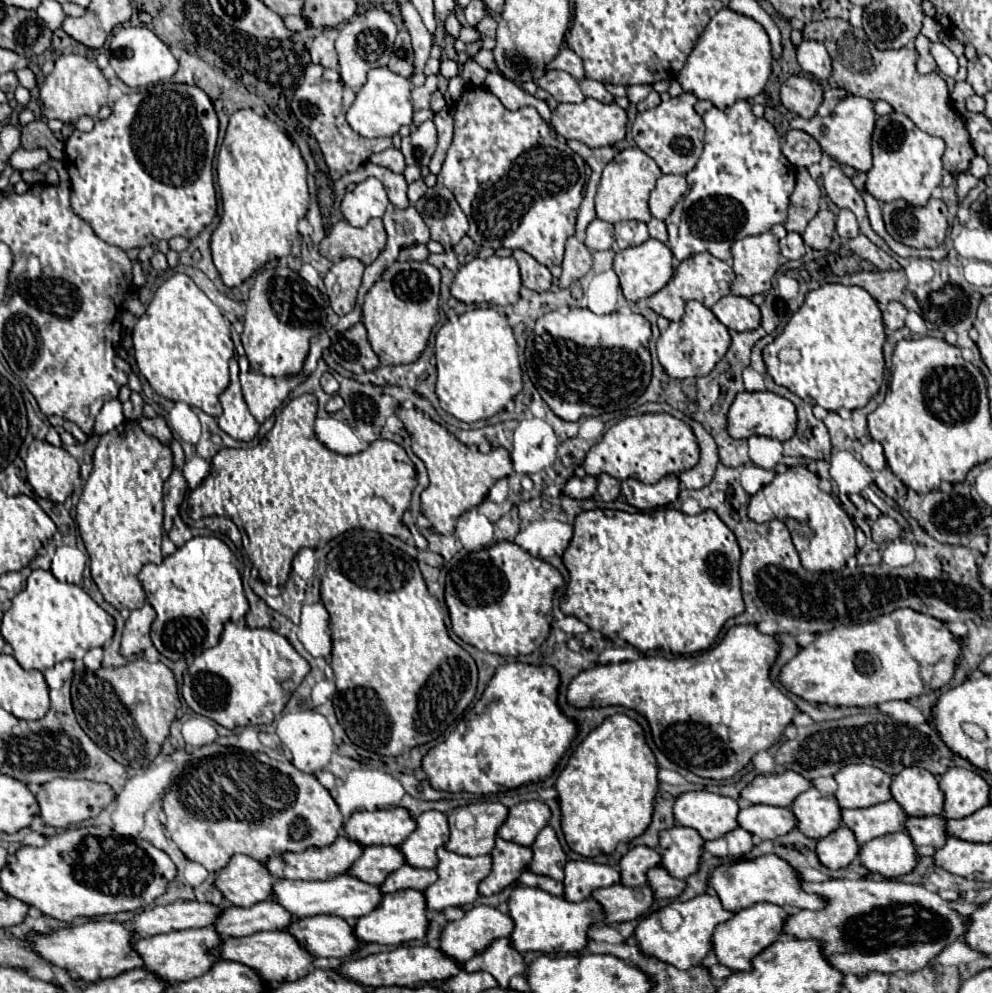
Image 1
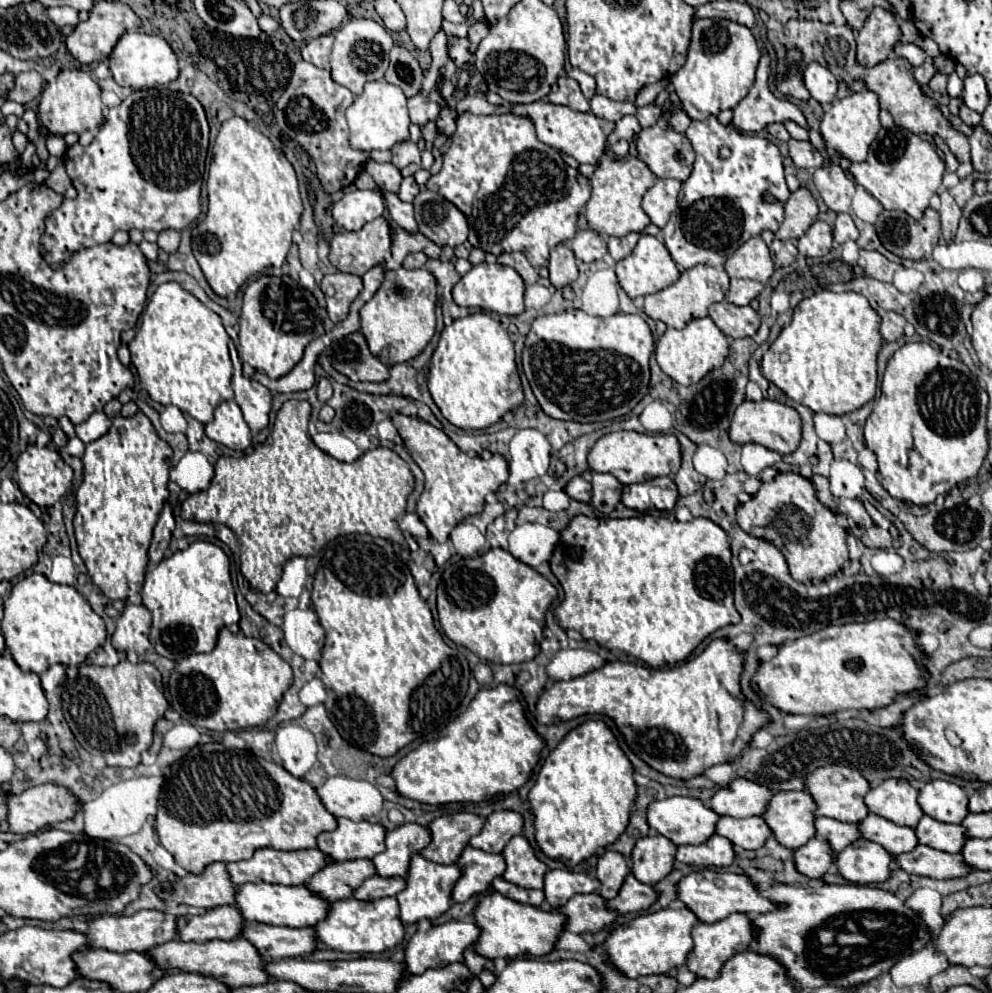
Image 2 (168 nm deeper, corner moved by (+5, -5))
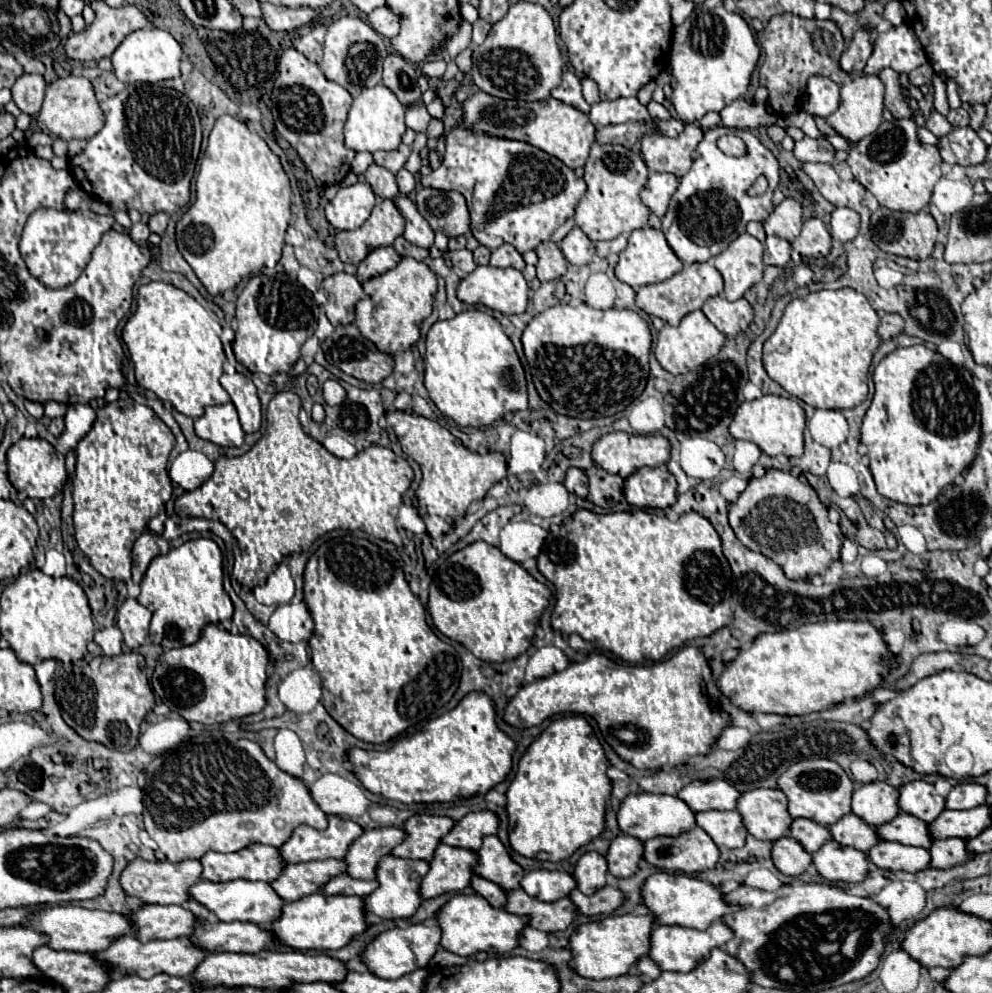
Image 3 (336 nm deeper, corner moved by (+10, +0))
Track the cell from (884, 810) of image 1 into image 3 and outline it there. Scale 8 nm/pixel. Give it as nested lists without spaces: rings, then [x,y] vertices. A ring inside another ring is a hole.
[[[795,819],[789,835],[795,837],[797,841],[801,841],[809,853],[815,853],[821,845],[825,845],[827,841],[833,839],[833,837],[829,837],[829,827],[817,825],[815,821],[805,821],[805,819]]]

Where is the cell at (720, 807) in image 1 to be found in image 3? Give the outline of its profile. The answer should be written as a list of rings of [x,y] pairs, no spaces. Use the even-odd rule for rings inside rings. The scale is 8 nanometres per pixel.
[[[653,793],[629,795],[627,799],[623,799],[619,813],[617,813],[617,821],[625,835],[633,835],[643,841],[661,837],[661,835],[679,837],[681,833],[687,833],[689,829],[697,827],[695,811],[691,811],[689,805],[685,805],[685,801],[681,801],[679,797],[673,797],[673,795],[653,795]]]

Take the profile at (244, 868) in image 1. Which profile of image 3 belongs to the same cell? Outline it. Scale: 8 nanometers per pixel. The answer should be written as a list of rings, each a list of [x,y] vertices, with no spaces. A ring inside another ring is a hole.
[[[135,859],[127,865],[127,869],[121,875],[121,885],[127,895],[139,897],[143,903],[157,903],[157,905],[183,905],[189,901],[189,889],[201,881],[201,861],[199,859],[187,859],[181,863],[171,861],[145,861]]]

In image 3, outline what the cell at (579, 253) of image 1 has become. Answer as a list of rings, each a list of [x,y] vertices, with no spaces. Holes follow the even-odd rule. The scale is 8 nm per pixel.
[[[543,241],[543,243],[537,247],[537,255],[539,255],[537,279],[539,279],[541,283],[559,279],[559,277],[567,271],[567,267],[569,267],[565,255],[563,255],[561,249],[557,247],[557,243],[553,243],[553,241]]]

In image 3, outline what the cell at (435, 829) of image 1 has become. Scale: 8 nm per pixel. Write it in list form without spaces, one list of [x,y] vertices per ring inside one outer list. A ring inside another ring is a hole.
[[[379,827],[365,831],[345,855],[347,873],[355,879],[375,879],[377,861],[389,855],[407,837],[403,827]]]

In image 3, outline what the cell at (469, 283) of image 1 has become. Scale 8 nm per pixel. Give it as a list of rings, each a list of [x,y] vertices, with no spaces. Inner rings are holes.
[[[479,265],[473,273],[469,273],[465,279],[461,279],[461,283],[457,287],[457,297],[469,305],[481,303],[489,309],[501,311],[503,315],[513,315],[513,313],[523,313],[527,309],[527,301],[529,301],[527,291],[529,291],[529,287],[527,287],[527,281],[523,279],[521,271],[511,269],[511,267],[499,269],[493,265]]]

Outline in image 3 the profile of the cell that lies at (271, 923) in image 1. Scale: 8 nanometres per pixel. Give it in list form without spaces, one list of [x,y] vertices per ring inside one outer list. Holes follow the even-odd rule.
[[[145,905],[141,911],[133,913],[131,919],[137,925],[137,937],[141,941],[189,937],[193,925],[199,923],[189,909],[179,905]]]

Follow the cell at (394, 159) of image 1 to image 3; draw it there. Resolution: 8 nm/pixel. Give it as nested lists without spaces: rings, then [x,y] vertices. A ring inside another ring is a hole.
[[[369,165],[369,169],[365,171],[365,179],[367,183],[371,185],[373,193],[375,195],[381,195],[385,199],[393,199],[399,195],[397,191],[397,181],[395,181],[395,175],[389,173],[385,167],[381,165]]]

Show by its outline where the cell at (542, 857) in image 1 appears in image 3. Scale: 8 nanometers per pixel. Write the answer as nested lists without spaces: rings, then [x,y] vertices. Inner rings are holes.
[[[489,835],[483,839],[483,847],[479,849],[479,865],[475,873],[511,891],[521,889],[521,877],[525,875],[525,869],[511,859],[497,835]]]

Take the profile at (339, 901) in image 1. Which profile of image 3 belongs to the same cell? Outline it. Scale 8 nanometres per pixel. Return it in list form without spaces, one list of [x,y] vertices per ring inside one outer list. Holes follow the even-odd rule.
[[[201,879],[191,887],[191,897],[199,903],[203,903],[209,911],[213,911],[221,921],[251,921],[257,925],[269,925],[273,917],[277,917],[277,909],[285,905],[277,893],[273,893],[273,887],[263,881],[245,881],[245,879],[235,879],[227,883],[213,883]]]

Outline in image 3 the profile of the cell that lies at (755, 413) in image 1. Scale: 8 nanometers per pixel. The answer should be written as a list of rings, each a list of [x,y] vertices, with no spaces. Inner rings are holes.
[[[763,395],[755,401],[745,401],[739,405],[731,425],[729,433],[735,439],[753,441],[759,445],[759,449],[765,455],[785,455],[785,457],[799,457],[803,453],[803,427],[805,427],[805,411],[799,403],[787,397],[775,397],[775,395]]]

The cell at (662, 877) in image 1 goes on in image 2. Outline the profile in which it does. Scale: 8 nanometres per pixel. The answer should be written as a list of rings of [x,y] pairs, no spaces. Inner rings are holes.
[[[632,874],[626,876],[620,892],[616,898],[606,900],[606,908],[618,914],[626,914],[626,912],[646,912],[652,902],[656,900],[656,890],[648,884],[638,882]]]

